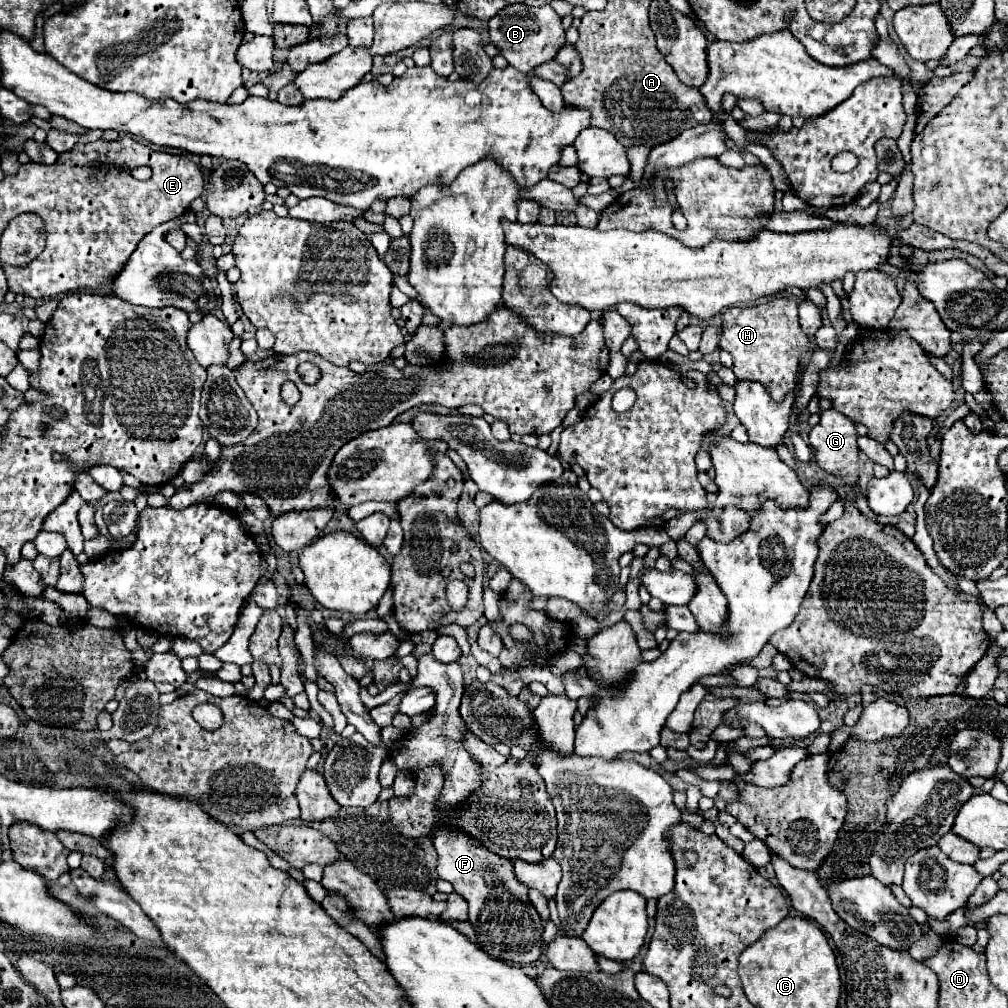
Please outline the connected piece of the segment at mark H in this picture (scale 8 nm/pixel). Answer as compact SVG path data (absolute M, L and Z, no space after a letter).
M775 296L759 306L729 308L723 312L723 336L721 348L733 356L733 372L739 380L755 380L765 386L776 402L782 402L786 394L797 386L797 374L801 360L813 354L809 336L801 330L797 318L797 300Z

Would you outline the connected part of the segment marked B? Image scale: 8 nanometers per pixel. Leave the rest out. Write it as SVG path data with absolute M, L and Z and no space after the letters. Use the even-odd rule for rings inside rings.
M513 4L505 10L499 10L489 20L489 36L491 42L499 48L499 54L517 70L531 72L539 64L553 60L557 50L565 46L565 30L561 26L561 18L555 14L555 10L545 4L541 8L531 8L525 4Z

